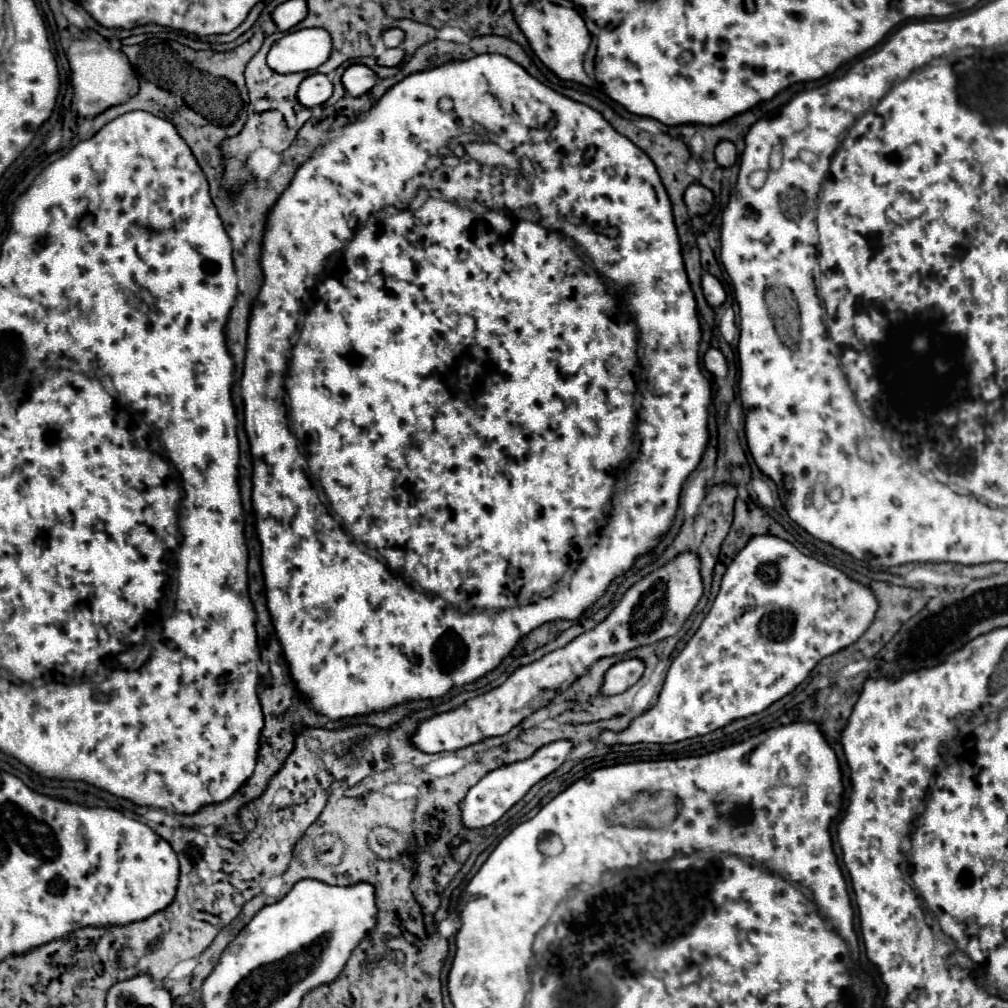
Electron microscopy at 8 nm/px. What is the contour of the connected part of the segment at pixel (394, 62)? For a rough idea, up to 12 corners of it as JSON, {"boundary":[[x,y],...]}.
{"boundary":[[384,48],[378,54],[378,64],[398,66],[404,60],[404,50]]}

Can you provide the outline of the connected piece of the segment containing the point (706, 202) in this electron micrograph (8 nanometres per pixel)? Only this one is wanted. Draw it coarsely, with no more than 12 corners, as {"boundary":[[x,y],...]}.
{"boundary":[[700,182],[684,192],[690,214],[706,214],[714,196]]}

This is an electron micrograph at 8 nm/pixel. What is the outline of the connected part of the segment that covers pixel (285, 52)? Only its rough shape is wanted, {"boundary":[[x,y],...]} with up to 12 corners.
{"boundary":[[324,28],[296,30],[272,44],[278,74],[316,70],[332,52]]}

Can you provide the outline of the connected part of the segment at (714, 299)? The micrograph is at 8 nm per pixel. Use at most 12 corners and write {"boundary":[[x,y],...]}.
{"boundary":[[708,272],[702,274],[706,302],[714,308],[726,300],[722,284]]}

